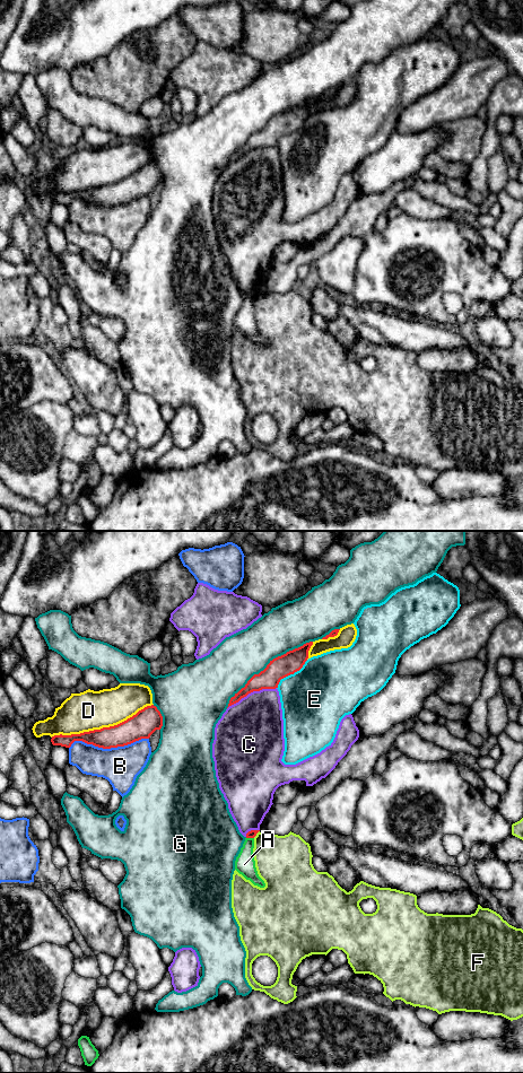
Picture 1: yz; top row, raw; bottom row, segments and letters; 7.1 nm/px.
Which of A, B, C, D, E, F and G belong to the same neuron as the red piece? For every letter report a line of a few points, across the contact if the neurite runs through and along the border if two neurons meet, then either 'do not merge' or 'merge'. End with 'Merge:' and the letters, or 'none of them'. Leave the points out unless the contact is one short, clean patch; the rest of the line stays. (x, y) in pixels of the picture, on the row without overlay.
A: yz (246, 295), (253, 296) | do not merge
B: do not merge
C: do not merge
D: do not merge
E: do not merge
F: do not merge
G: do not merge
Merge: none of them

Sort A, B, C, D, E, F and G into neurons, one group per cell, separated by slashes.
A / B / C / D / E / F / G

